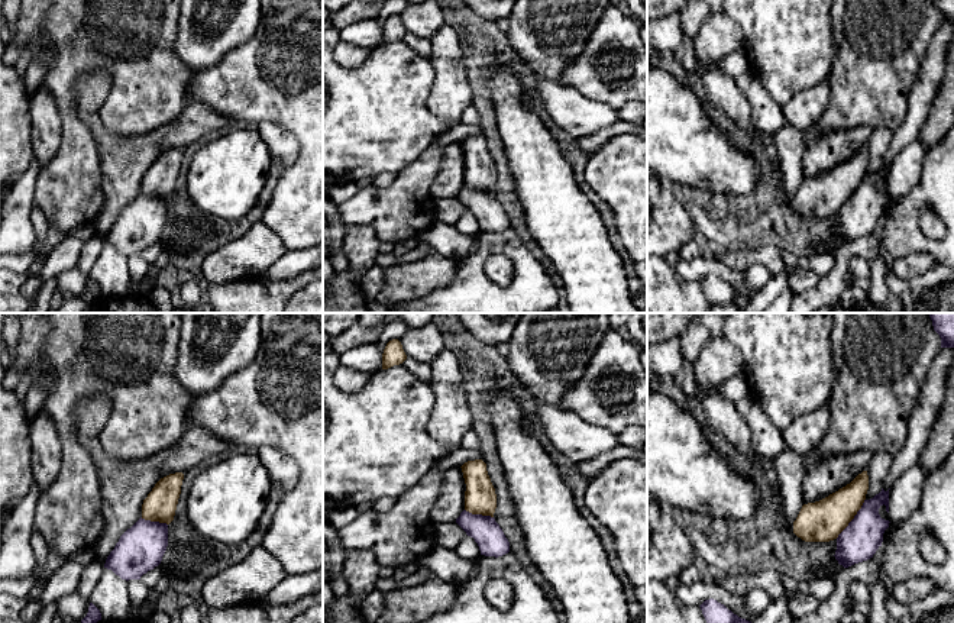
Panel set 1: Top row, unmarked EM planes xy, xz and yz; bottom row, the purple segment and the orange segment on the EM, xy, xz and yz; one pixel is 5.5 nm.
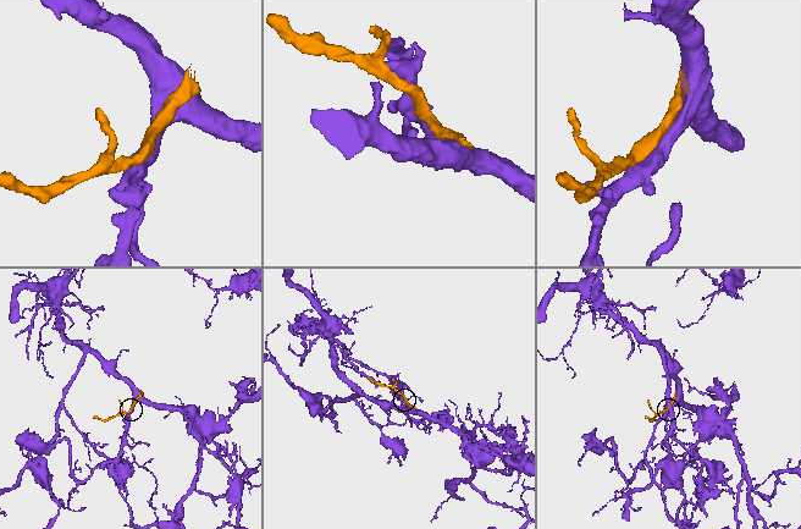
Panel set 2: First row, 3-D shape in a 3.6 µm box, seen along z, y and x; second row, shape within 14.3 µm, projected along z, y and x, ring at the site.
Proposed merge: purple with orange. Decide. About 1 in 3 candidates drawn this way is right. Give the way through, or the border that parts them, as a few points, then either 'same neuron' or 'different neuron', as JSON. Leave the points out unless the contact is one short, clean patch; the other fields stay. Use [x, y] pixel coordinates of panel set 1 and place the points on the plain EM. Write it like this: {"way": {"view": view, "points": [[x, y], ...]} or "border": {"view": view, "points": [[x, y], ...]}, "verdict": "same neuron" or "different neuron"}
{"verdict": "different neuron"}

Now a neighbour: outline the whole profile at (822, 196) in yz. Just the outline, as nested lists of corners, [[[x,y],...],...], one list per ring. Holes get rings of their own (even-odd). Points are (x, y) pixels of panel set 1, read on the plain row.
[[[867,146],[858,149],[850,159],[828,172],[803,180],[793,209],[805,217],[830,217],[848,201],[861,184],[869,165]]]

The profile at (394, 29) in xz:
[[[392,14],[387,19],[382,29],[382,45],[388,45],[394,41],[400,41],[407,35],[402,20],[398,14]]]

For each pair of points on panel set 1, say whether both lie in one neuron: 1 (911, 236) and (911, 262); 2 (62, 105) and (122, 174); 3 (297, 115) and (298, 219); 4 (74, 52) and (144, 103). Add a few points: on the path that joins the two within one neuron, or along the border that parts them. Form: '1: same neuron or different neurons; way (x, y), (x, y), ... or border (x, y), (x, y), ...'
1: different neurons; border (895, 257), (928, 254), (935, 261)
2: different neurons; border (80, 118), (93, 132), (97, 142), (103, 180)
3: same neuron; way (307, 141), (307, 193)
4: same neuron; way (93, 52), (100, 52), (132, 84)

